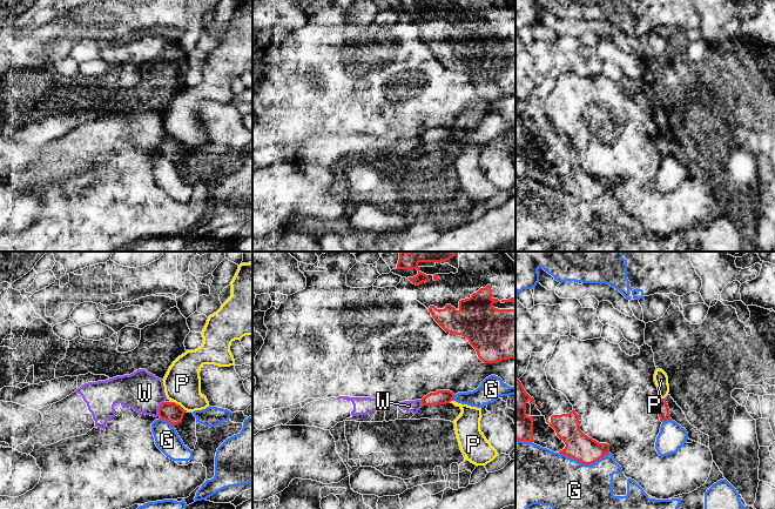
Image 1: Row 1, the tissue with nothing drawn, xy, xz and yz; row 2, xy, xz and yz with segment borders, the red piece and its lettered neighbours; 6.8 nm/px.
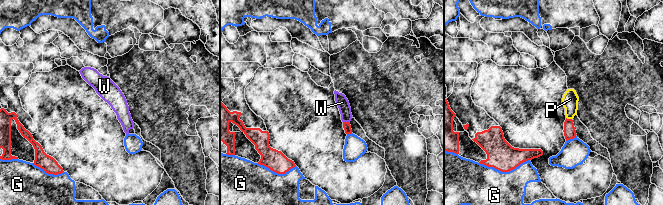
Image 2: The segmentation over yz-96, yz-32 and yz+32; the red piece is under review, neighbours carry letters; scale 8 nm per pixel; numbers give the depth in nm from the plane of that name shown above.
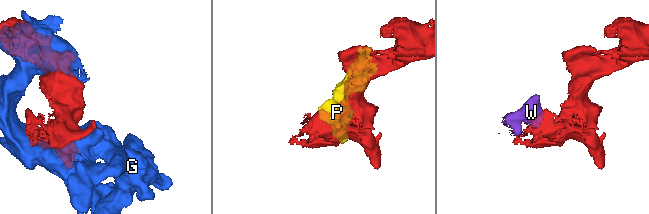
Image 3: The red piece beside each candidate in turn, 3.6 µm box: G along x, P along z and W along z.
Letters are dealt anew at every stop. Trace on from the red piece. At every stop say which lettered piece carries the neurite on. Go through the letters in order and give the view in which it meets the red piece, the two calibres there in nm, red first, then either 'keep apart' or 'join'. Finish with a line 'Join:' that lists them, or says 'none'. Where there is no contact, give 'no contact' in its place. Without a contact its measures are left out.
G: meets red in yz; 180 nm thick on the red side, 440 nm on the other; keep apart
P: meets red in xy; 140 nm thick on the red side, 260 nm on the other; keep apart
W: meets red in xy; 140 nm thick on the red side, 280 nm on the other; keep apart
Join: none

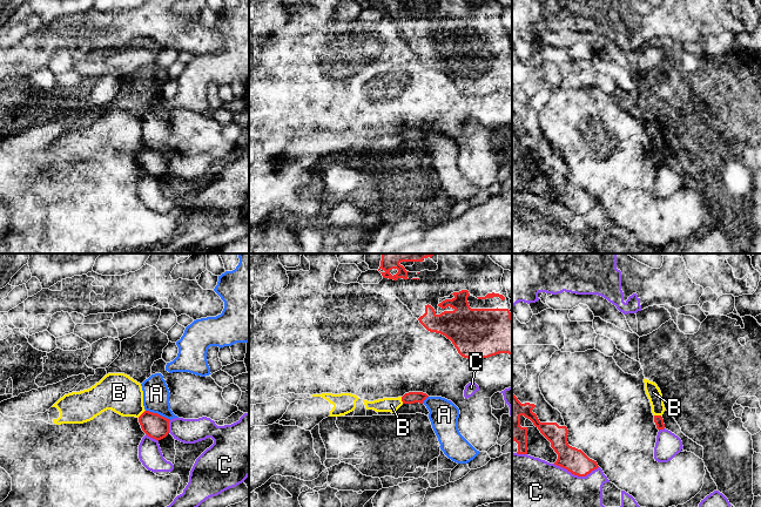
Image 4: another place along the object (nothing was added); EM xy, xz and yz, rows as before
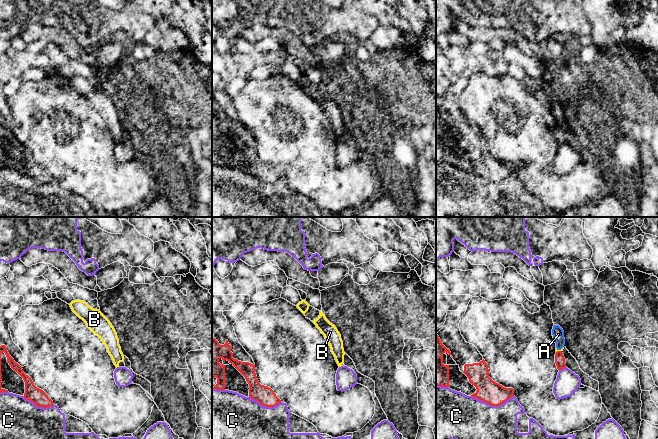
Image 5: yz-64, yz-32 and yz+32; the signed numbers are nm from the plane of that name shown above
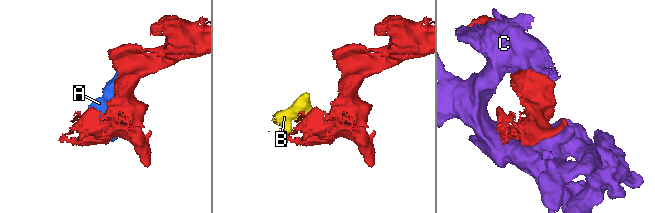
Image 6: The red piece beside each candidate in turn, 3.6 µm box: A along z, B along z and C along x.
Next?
A: meets red in xy; 160 nm thick on the red side, 180 nm on the other; keep apart
B: meets red in yz; 60 nm thick on the red side, 100 nm on the other; keep apart
C: meets red in yz; 170 nm thick on the red side, 500 nm on the other; keep apart
Join: none

